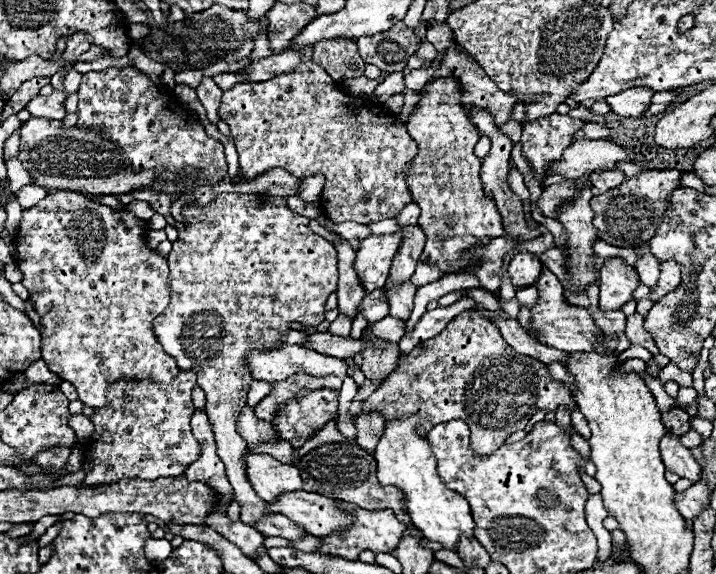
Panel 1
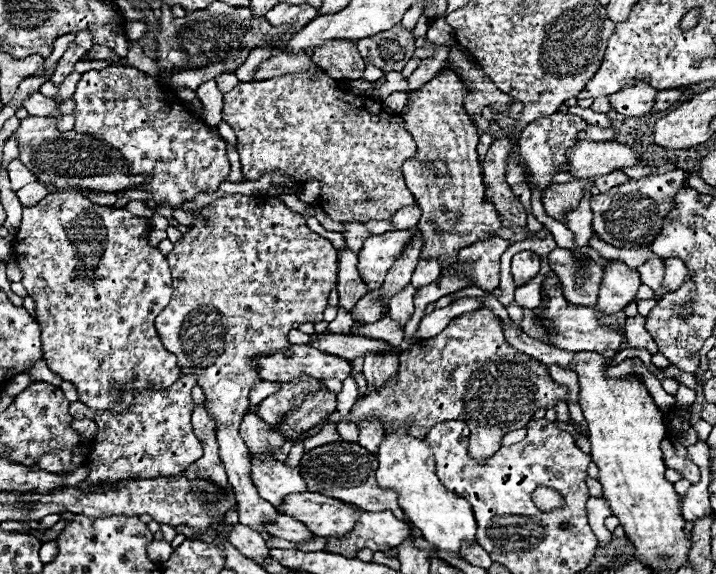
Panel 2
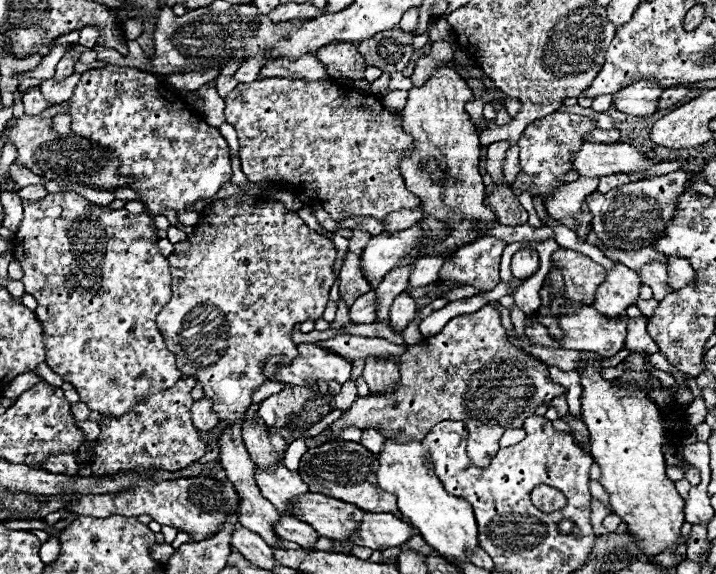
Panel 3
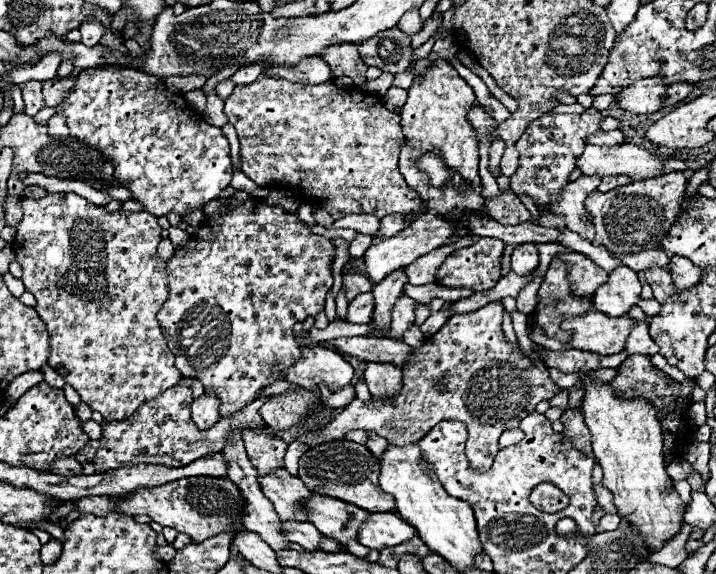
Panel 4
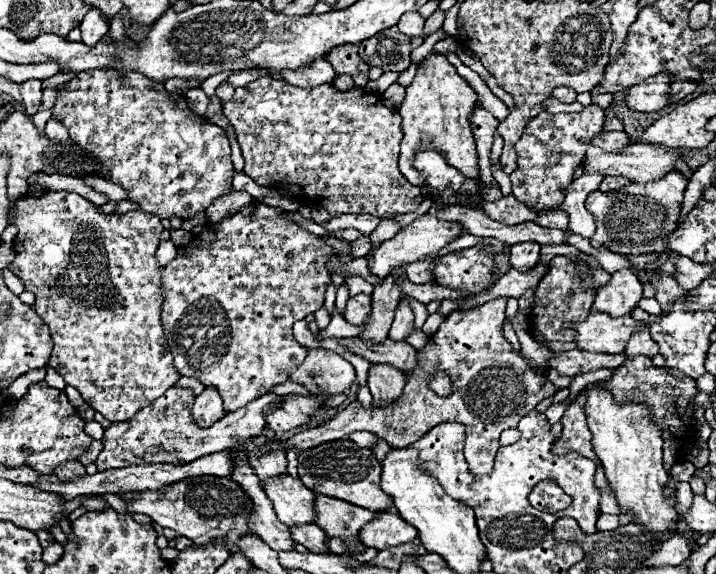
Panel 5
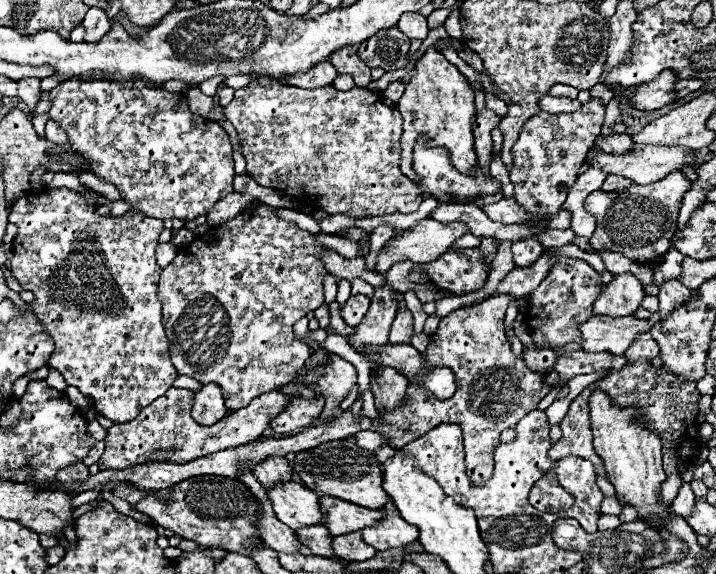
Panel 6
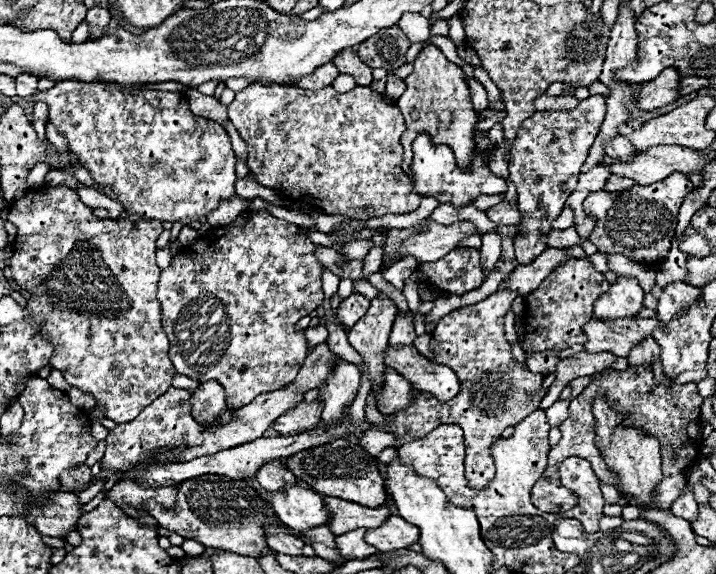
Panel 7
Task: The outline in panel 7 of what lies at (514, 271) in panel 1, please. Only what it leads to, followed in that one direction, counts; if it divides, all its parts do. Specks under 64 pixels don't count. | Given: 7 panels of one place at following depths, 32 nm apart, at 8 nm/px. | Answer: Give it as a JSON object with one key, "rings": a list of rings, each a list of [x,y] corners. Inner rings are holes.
{"rings":[[[596,94],[580,100],[572,110],[538,110],[520,124],[510,150],[510,182],[516,186],[518,208],[522,208],[520,232],[518,240],[514,240],[520,264],[530,264],[546,250],[546,236],[552,230],[552,222],[560,216],[566,198],[578,186],[580,168],[586,162],[604,114],[606,100]]]}

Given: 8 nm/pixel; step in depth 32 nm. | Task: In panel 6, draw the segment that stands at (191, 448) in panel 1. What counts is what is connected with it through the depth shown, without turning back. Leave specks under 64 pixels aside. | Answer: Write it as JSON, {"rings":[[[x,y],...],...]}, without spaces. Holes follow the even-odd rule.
{"rings":[[[170,388],[164,396],[154,400],[150,406],[146,406],[132,422],[126,424],[114,424],[114,428],[108,430],[108,436],[104,438],[106,450],[102,458],[98,460],[100,470],[122,470],[132,468],[136,464],[146,462],[162,462],[170,460],[176,464],[190,462],[226,448],[242,446],[248,442],[254,442],[262,436],[262,432],[268,428],[270,420],[282,412],[290,404],[290,400],[298,398],[294,394],[282,394],[282,392],[268,392],[258,396],[254,402],[250,402],[246,408],[240,408],[232,412],[226,420],[216,422],[214,426],[200,426],[190,416],[194,392],[184,388]]]}

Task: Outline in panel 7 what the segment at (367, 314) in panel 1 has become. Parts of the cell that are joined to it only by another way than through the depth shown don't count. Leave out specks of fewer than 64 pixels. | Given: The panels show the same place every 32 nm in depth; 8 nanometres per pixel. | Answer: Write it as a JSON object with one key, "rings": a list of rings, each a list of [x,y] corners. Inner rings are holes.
{"rings":[[[350,294],[348,298],[344,298],[340,302],[336,316],[346,328],[352,328],[366,314],[368,304],[370,304],[370,300],[366,300],[362,294]]]}

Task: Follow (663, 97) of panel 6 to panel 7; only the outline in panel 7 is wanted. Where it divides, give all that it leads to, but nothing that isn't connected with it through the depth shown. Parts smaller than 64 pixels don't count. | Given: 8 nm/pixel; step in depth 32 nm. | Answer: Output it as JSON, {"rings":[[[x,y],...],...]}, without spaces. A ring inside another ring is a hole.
{"rings":[[[666,68],[658,78],[640,84],[636,102],[642,110],[654,110],[664,104],[672,104],[680,96],[680,72],[678,68]]]}

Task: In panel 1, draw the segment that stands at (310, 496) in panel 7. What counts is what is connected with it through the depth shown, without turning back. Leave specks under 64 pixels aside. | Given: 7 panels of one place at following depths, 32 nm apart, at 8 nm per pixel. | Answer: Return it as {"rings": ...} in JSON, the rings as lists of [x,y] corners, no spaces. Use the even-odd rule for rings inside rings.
{"rings":[[[246,454],[248,478],[258,492],[260,498],[266,502],[278,500],[278,496],[286,492],[304,490],[304,482],[300,478],[300,470],[290,464],[282,464],[268,454]]]}

